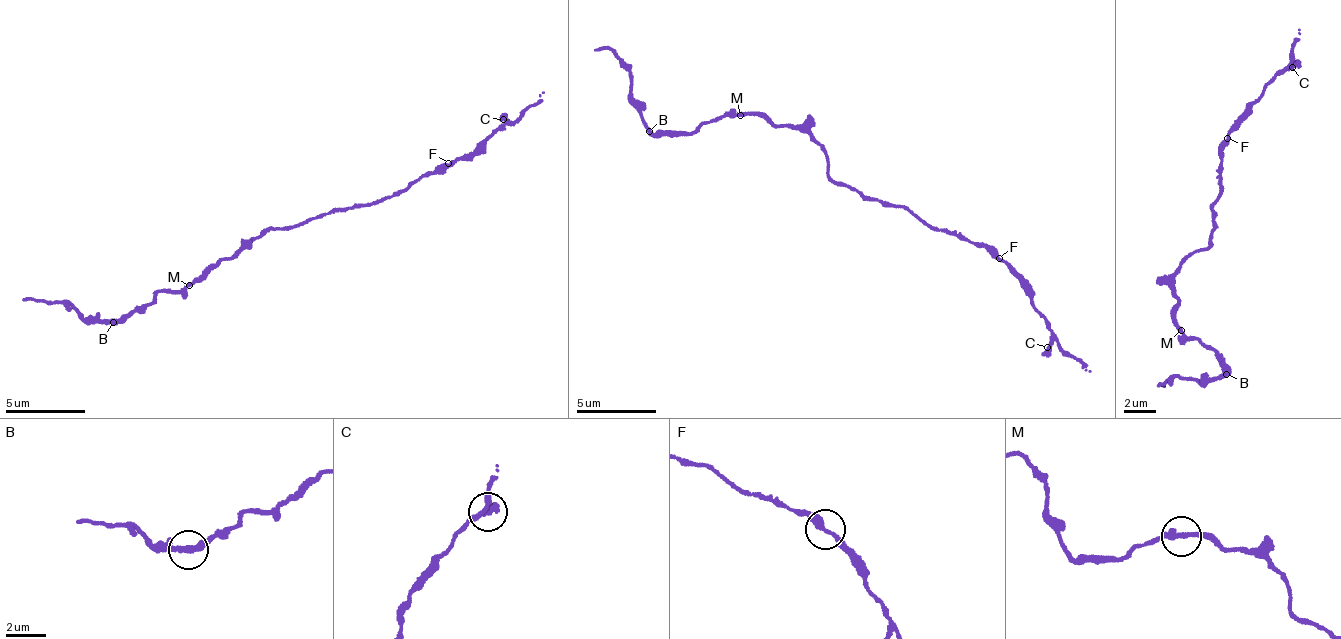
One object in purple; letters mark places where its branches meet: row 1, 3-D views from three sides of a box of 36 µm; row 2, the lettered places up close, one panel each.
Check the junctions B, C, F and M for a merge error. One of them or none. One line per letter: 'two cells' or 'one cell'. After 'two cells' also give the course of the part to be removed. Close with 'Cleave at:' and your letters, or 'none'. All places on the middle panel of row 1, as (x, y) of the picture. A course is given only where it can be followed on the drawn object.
B: one cell
C: one cell
F: one cell
M: one cell
Cleave at: none

